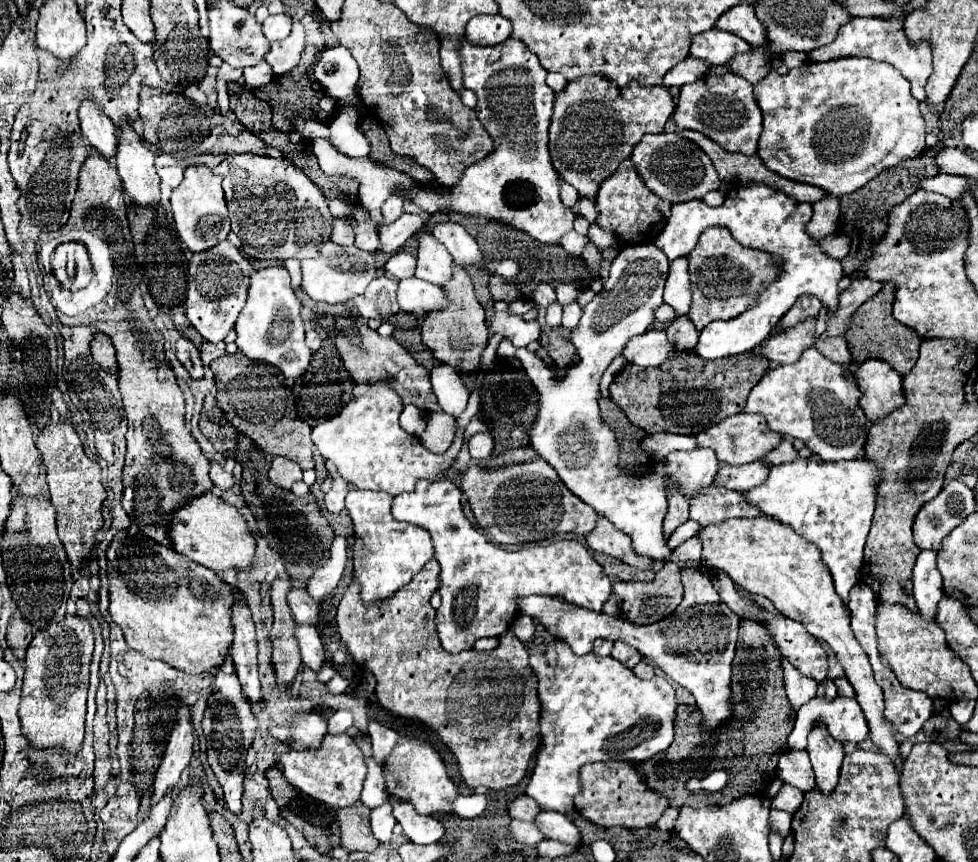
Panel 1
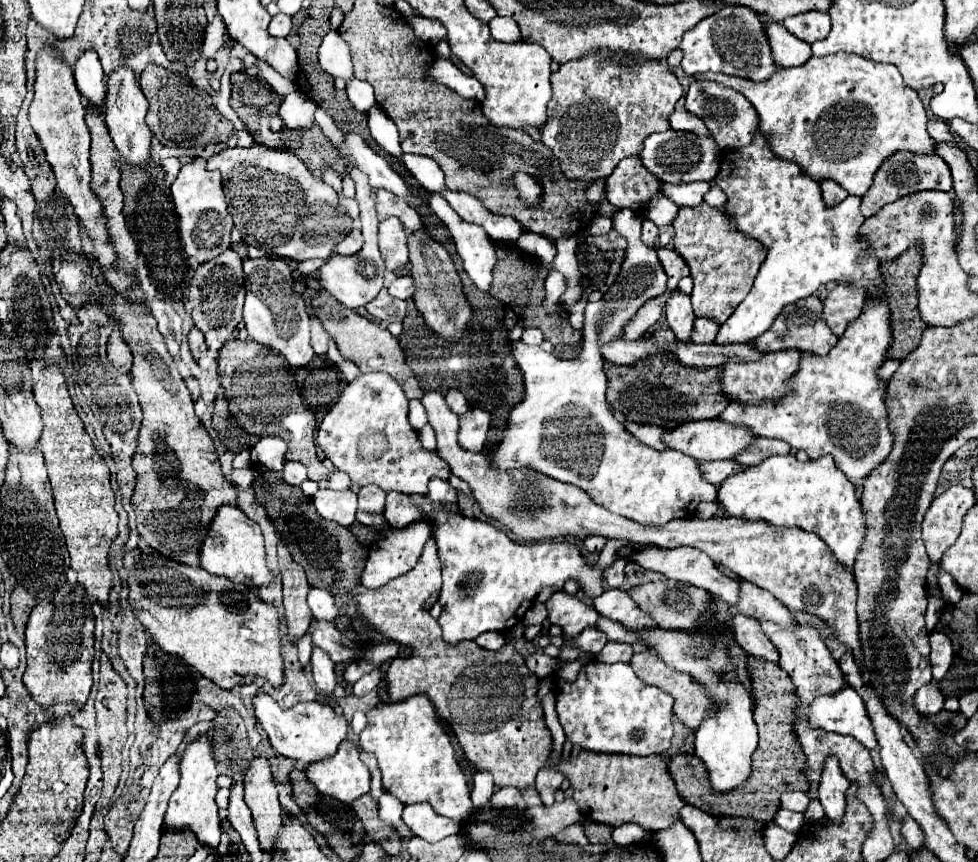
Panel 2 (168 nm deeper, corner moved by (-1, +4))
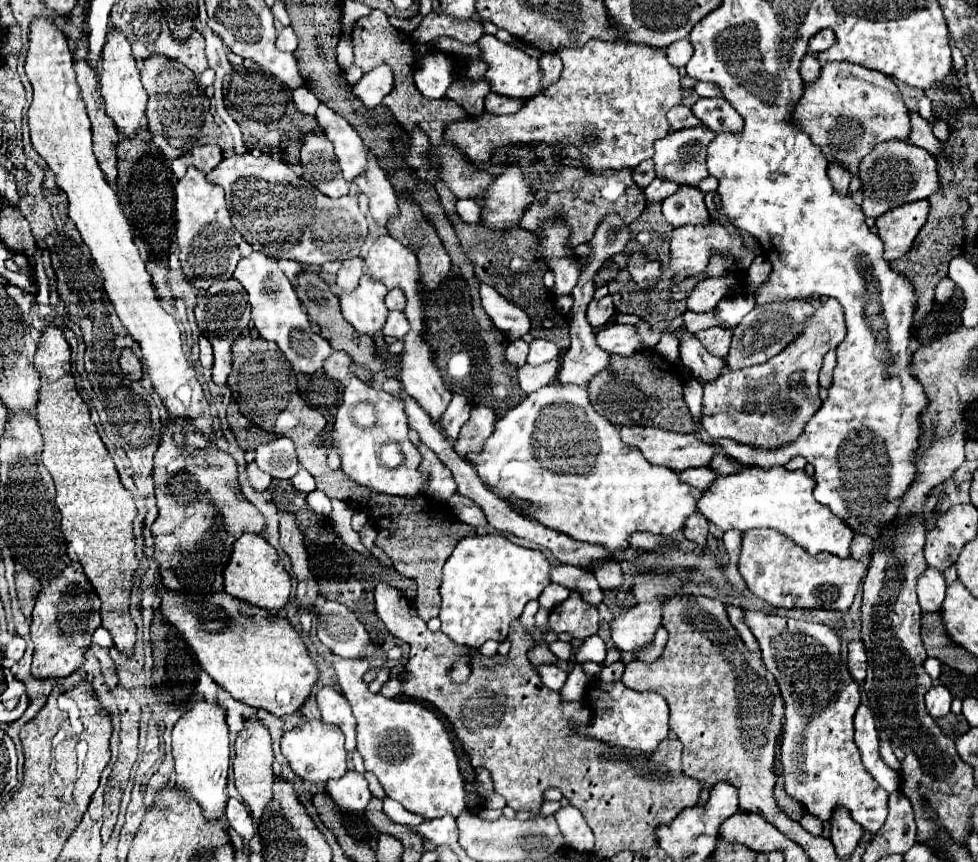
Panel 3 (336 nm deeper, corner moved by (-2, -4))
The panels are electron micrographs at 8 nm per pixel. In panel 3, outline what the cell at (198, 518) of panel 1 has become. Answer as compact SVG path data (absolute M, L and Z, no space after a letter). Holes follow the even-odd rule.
M243 535L233 549L233 559L225 567L225 593L239 601L267 609L269 613L281 611L291 597L291 577L283 567L279 553L261 535Z

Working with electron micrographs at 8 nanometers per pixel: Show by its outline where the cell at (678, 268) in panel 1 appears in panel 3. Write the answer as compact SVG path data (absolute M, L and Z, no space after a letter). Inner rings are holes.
M685 333L679 343L681 343L683 367L689 369L693 379L697 379L701 385L715 381L723 373L725 359L711 355L693 333Z

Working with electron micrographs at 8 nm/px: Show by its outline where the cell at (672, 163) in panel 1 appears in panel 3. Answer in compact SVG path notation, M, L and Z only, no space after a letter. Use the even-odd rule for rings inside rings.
M701 123L697 127L671 131L667 137L659 139L655 143L655 157L653 157L657 177L665 177L675 183L691 183L693 187L697 187L697 183L709 175L707 165L705 165L705 151L707 151L707 145L713 139L713 135L715 133L709 131L709 127L705 127Z

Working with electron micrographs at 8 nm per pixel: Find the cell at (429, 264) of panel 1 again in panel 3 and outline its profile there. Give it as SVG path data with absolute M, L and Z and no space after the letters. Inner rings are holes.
M365 149L365 151L369 157L369 163L367 163L365 171L355 177L353 183L359 187L361 193L365 193L369 197L371 217L377 221L377 225L385 227L387 219L391 215L395 215L395 211L397 211L397 193L391 187L391 183L387 181L385 171L379 167L373 153L369 149Z

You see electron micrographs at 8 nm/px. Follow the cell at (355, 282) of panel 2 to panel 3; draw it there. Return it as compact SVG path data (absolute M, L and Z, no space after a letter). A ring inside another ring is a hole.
M363 275L359 287L349 295L339 295L343 317L363 335L375 335L383 329L389 309L383 303L387 287L383 283L371 281Z

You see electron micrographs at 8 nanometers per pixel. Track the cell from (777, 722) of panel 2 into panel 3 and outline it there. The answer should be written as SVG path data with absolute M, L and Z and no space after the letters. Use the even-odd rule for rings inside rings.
M777 747L777 759L775 759L775 773L777 773L777 787L775 787L775 799L777 799L777 803L779 803L779 807L791 817L791 819L795 819L795 821L799 821L801 819L801 815L805 813L805 809L801 807L801 803L797 803L795 799L787 799L787 795L785 795L785 789L781 787L781 763L779 763L779 753L781 753L781 749Z

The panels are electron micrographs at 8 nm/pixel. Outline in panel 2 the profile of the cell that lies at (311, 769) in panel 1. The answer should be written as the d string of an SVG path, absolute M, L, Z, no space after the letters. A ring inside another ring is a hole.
M348 739L340 743L332 757L318 763L308 763L304 773L322 795L342 803L352 803L370 791L368 769L360 761L358 747Z

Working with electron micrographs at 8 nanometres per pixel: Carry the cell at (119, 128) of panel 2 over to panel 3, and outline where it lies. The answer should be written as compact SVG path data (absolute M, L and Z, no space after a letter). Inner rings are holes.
M115 27L109 29L107 41L101 51L101 93L103 93L105 105L107 105L107 113L115 121L115 125L123 137L133 137L133 133L137 133L139 127L147 125L147 117L145 117L147 93L139 79L139 69L137 69L133 53L131 53L131 43Z

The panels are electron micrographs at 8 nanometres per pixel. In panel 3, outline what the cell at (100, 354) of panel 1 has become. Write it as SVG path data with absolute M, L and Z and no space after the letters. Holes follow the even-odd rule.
M125 349L121 353L121 359L119 359L119 365L123 369L123 373L133 379L133 381L141 381L143 377L143 369L141 369L141 361L139 357L133 353L133 349Z

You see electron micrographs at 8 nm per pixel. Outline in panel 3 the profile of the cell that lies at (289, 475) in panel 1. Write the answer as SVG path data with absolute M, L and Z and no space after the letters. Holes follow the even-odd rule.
M299 469L299 473L297 473L291 481L293 481L293 485L295 485L299 491L303 491L303 493L315 491L315 479L313 479L313 475L311 475L307 469Z

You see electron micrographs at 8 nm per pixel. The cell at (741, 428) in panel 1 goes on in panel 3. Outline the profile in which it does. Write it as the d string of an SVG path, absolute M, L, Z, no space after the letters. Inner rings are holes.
M623 425L619 429L619 435L621 435L621 441L625 445L637 447L649 463L669 467L673 471L685 471L689 467L707 467L709 459L715 455L715 447L709 445L709 443L699 441L695 435L677 435L673 431L665 431L665 429L657 429L657 427Z

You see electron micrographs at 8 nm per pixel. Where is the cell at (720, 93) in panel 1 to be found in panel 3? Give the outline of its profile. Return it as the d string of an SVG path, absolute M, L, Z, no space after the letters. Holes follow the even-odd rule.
M721 97L699 99L693 105L693 113L715 133L737 133L743 127L741 115Z

